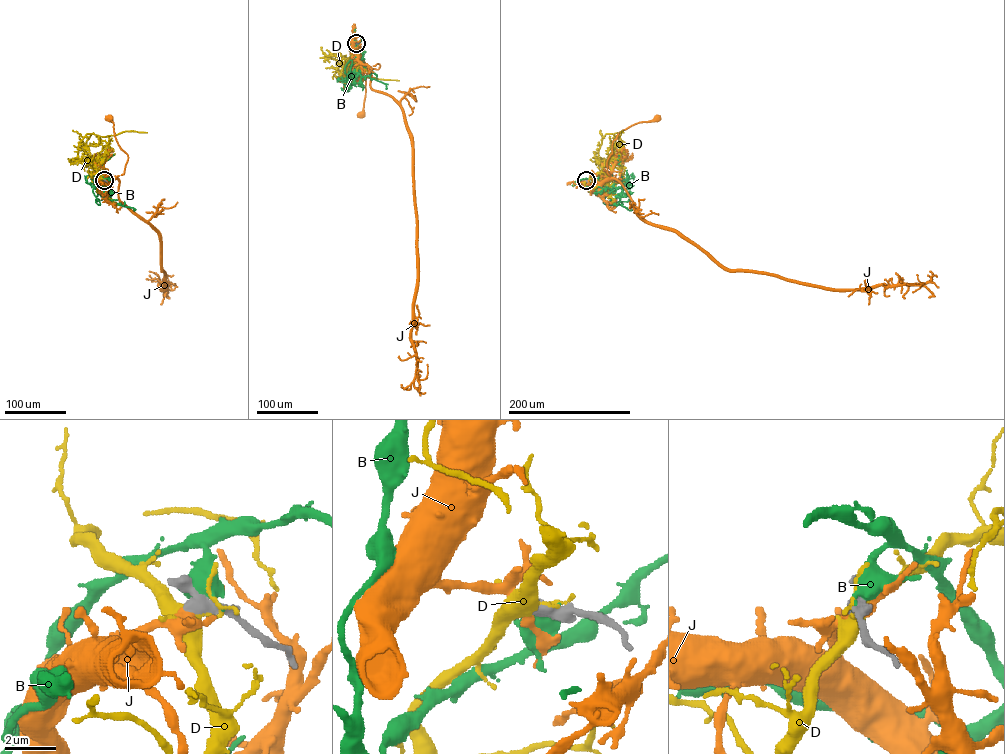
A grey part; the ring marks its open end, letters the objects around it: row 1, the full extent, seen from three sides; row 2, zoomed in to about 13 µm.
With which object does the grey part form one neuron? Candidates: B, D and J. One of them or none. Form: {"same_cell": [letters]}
{"same_cell": []}

